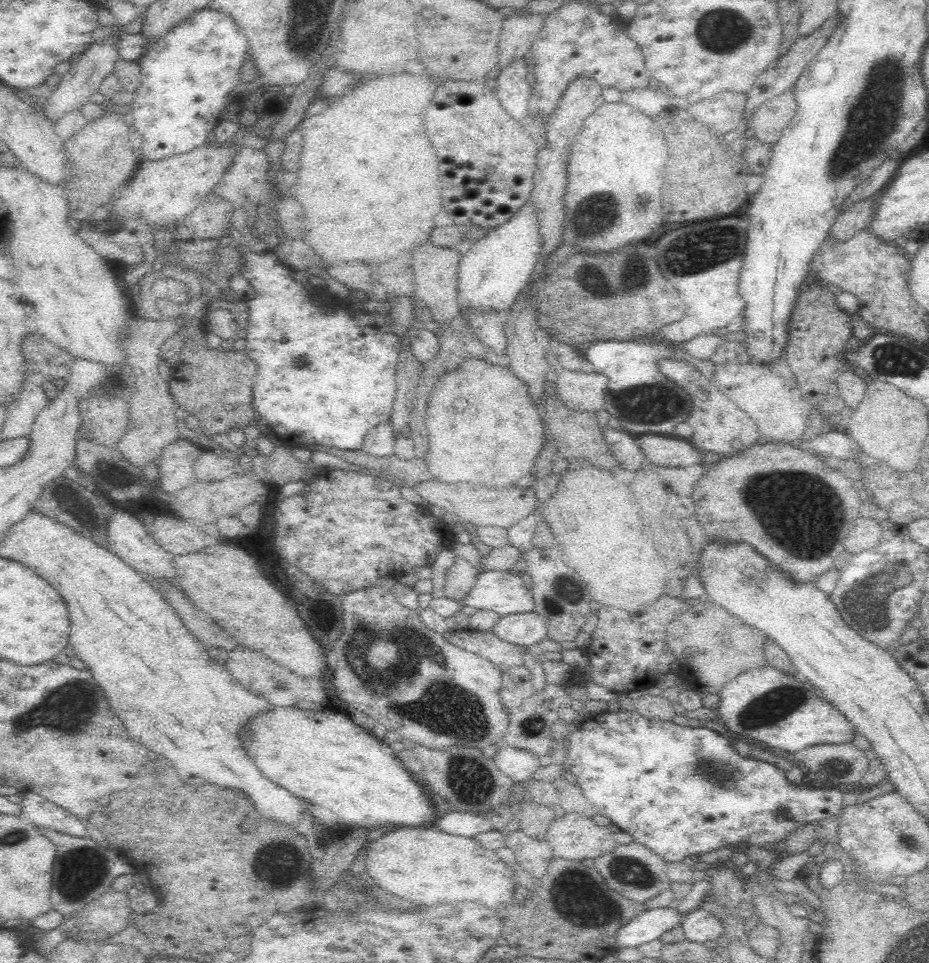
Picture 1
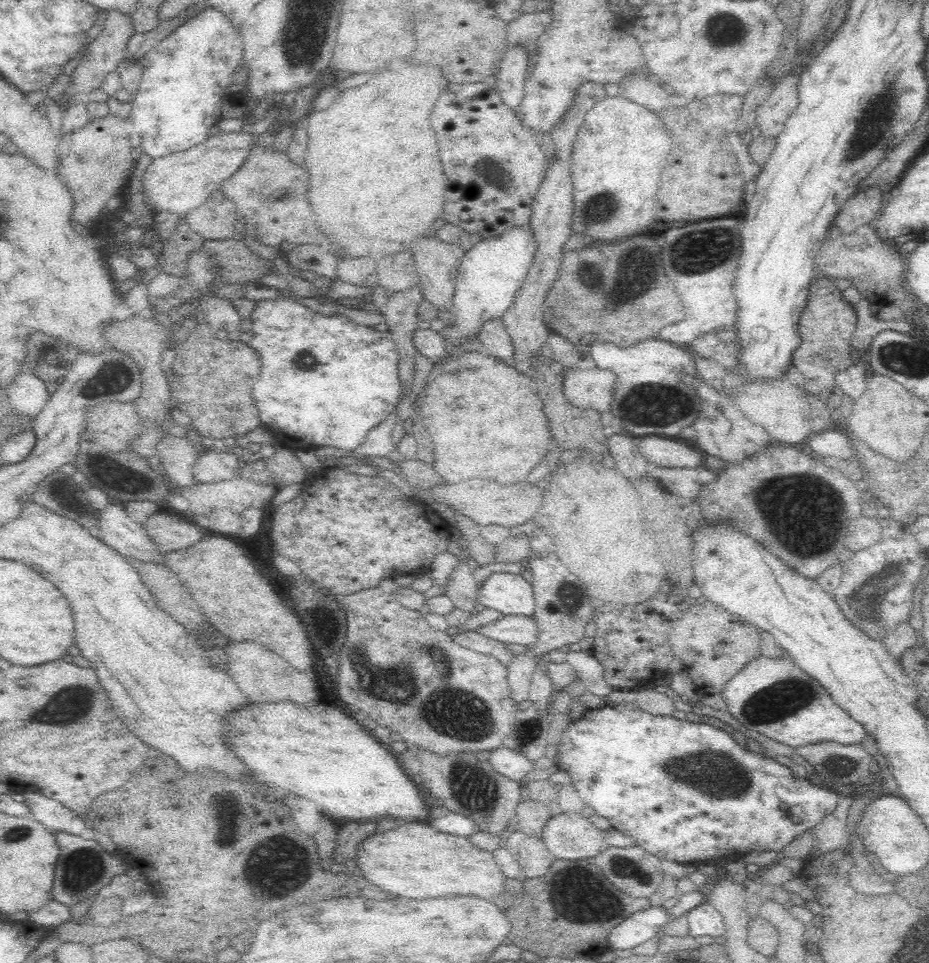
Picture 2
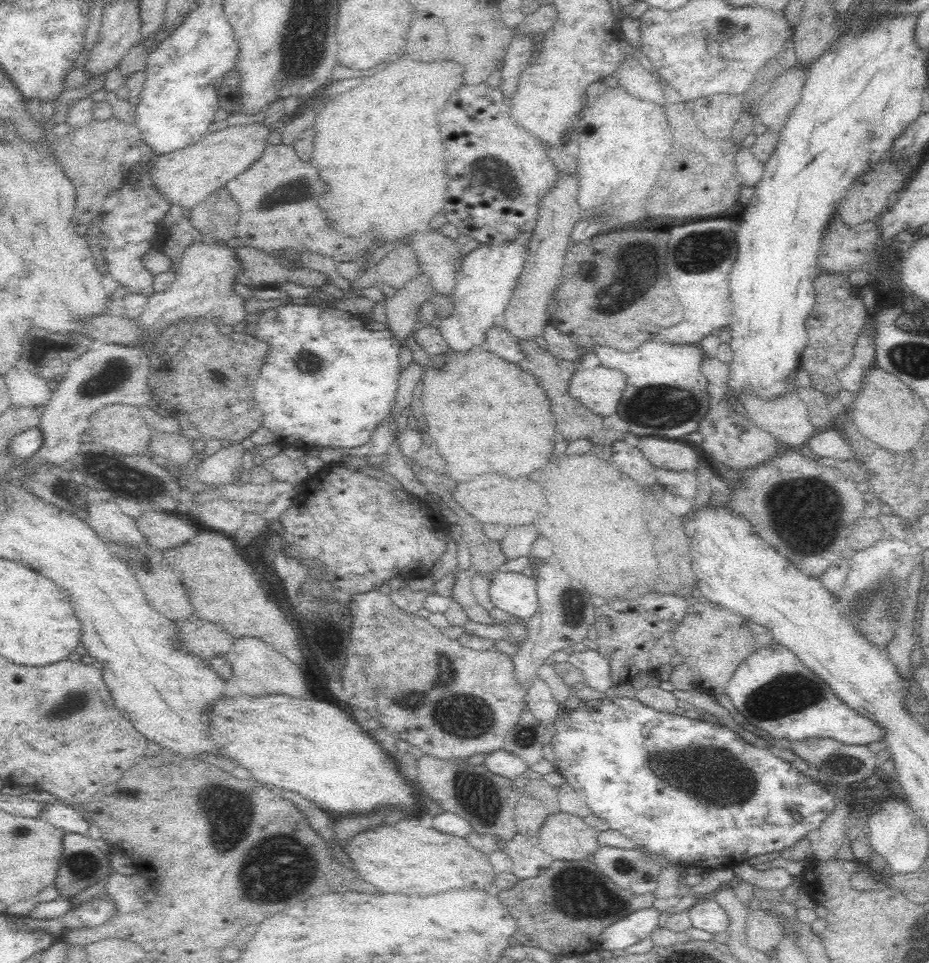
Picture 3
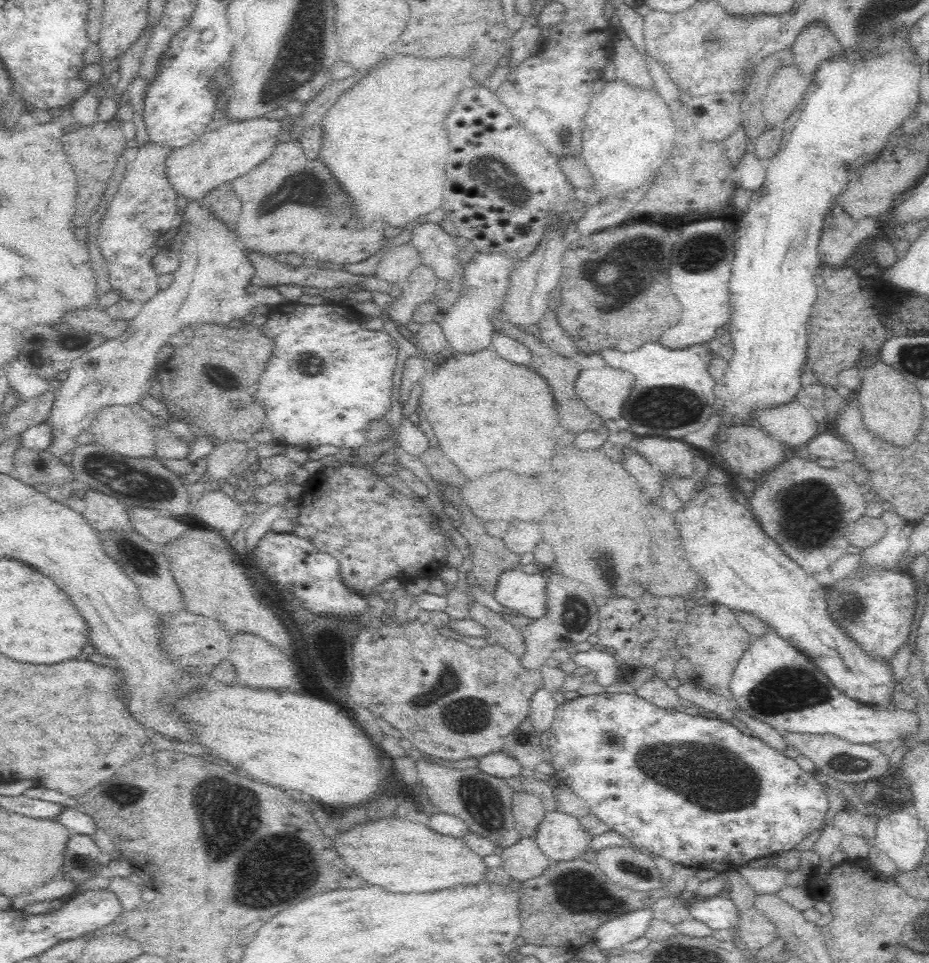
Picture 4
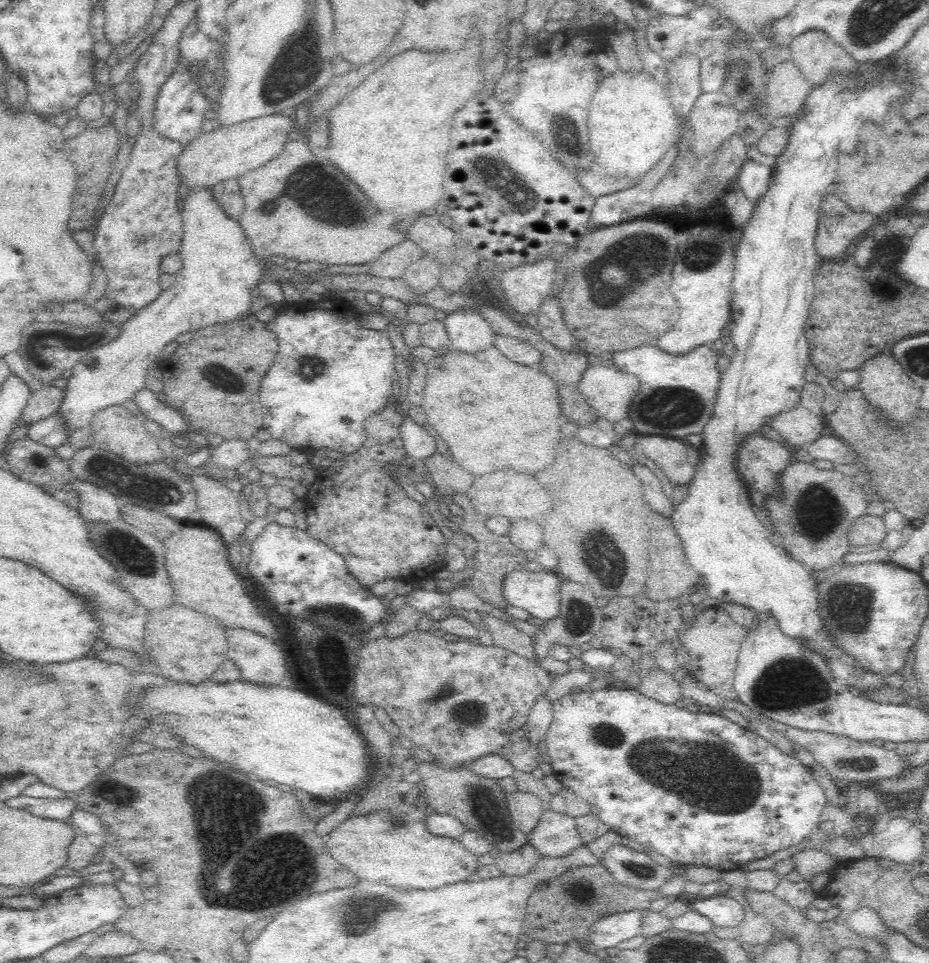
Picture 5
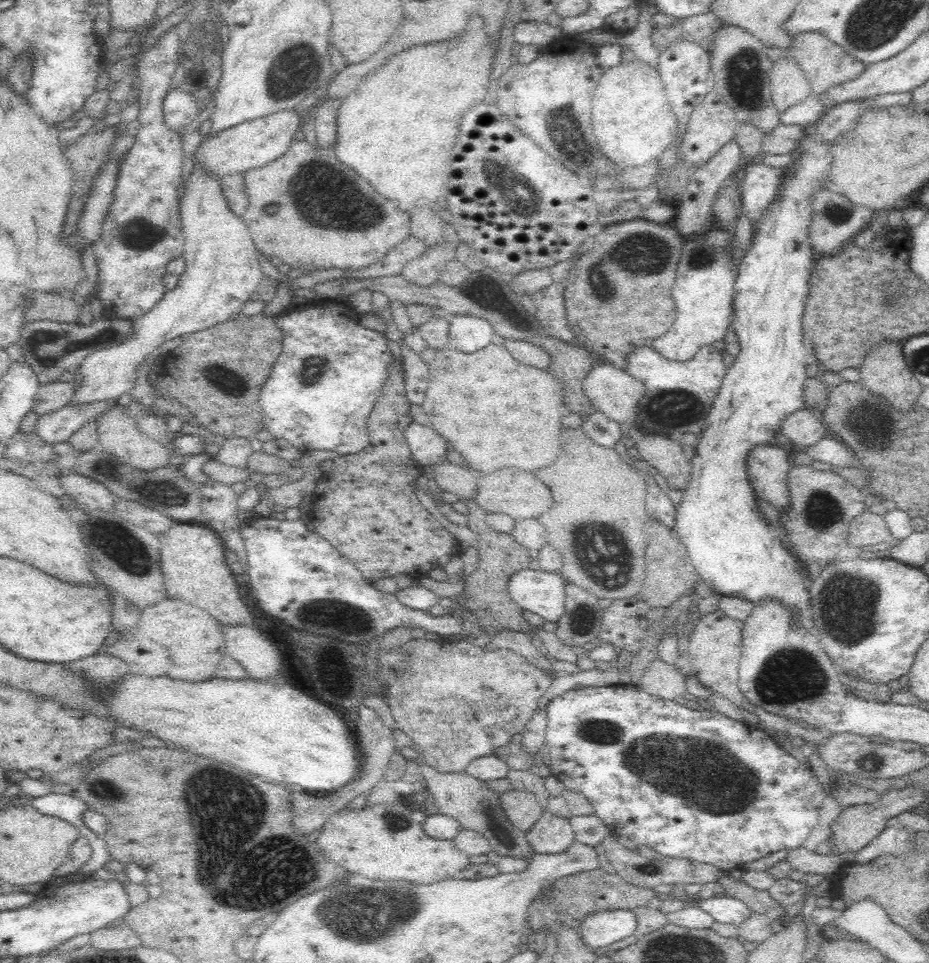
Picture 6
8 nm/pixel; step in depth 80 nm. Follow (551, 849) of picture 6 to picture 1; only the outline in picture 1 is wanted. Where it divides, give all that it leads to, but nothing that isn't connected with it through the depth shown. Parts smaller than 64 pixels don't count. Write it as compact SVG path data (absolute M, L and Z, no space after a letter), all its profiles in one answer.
M565 814L550 823L546 838L552 848L553 856L568 858L568 860L584 860L584 858L596 858L600 854L612 852L618 846L613 836L612 831L606 826L594 824L594 821L582 814Z

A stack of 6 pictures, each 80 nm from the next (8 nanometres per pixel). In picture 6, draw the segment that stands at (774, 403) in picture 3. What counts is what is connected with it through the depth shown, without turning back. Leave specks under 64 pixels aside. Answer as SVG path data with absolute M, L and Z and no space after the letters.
M800 408L780 422L780 433L787 436L789 442L800 444L803 448L816 444L828 430L823 421L820 422L820 416L818 411Z

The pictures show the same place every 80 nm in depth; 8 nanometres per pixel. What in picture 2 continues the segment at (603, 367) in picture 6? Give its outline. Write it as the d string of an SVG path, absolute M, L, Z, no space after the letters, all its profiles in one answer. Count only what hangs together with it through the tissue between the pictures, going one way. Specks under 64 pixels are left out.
M567 370L564 372L564 380L562 380L562 393L566 400L583 409L591 409L597 414L607 412L612 402L612 390L614 390L614 382L616 382L616 373L610 370Z

